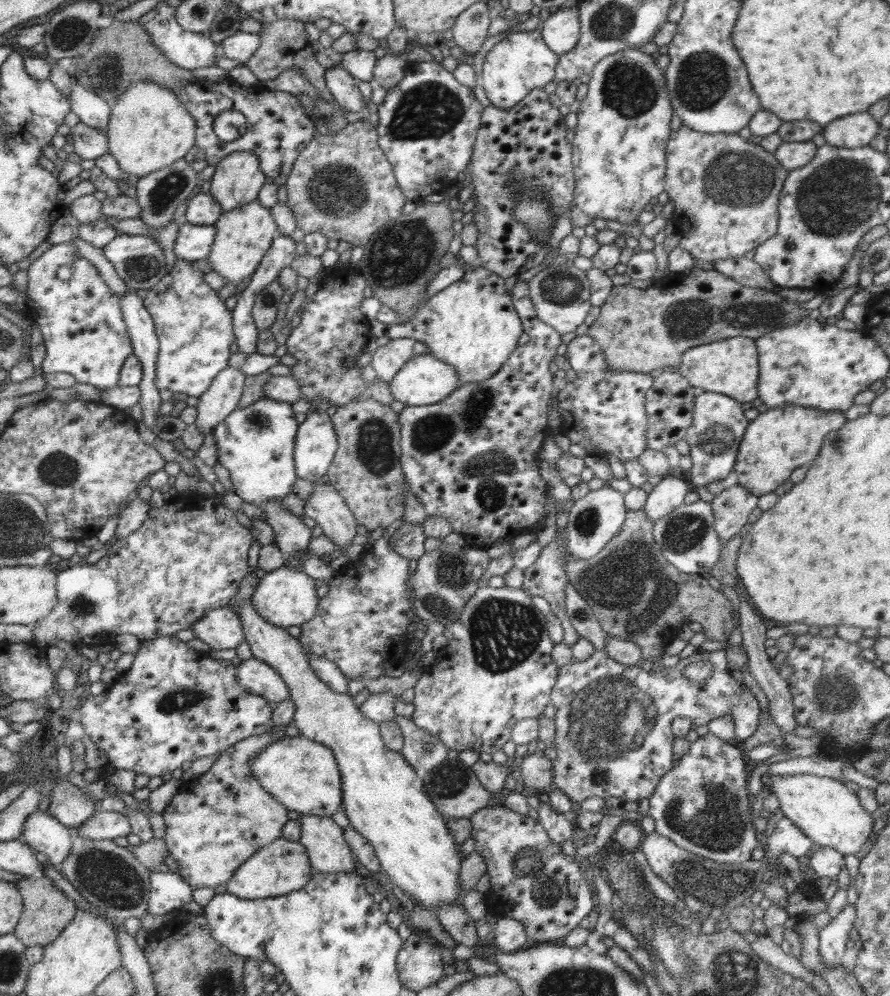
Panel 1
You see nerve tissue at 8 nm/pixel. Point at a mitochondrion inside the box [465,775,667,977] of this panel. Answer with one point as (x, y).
(533, 870)

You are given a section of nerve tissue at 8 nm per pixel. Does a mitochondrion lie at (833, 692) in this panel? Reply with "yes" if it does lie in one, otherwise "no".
yes

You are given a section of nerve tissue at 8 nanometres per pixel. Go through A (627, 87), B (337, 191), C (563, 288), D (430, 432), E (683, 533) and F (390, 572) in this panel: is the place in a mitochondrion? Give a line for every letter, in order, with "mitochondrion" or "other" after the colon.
A: mitochondrion
B: mitochondrion
C: mitochondrion
D: mitochondrion
E: mitochondrion
F: other

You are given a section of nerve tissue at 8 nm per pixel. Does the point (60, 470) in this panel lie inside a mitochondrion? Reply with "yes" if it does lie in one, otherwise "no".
yes

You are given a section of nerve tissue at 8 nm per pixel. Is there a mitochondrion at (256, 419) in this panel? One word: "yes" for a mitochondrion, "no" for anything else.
yes

